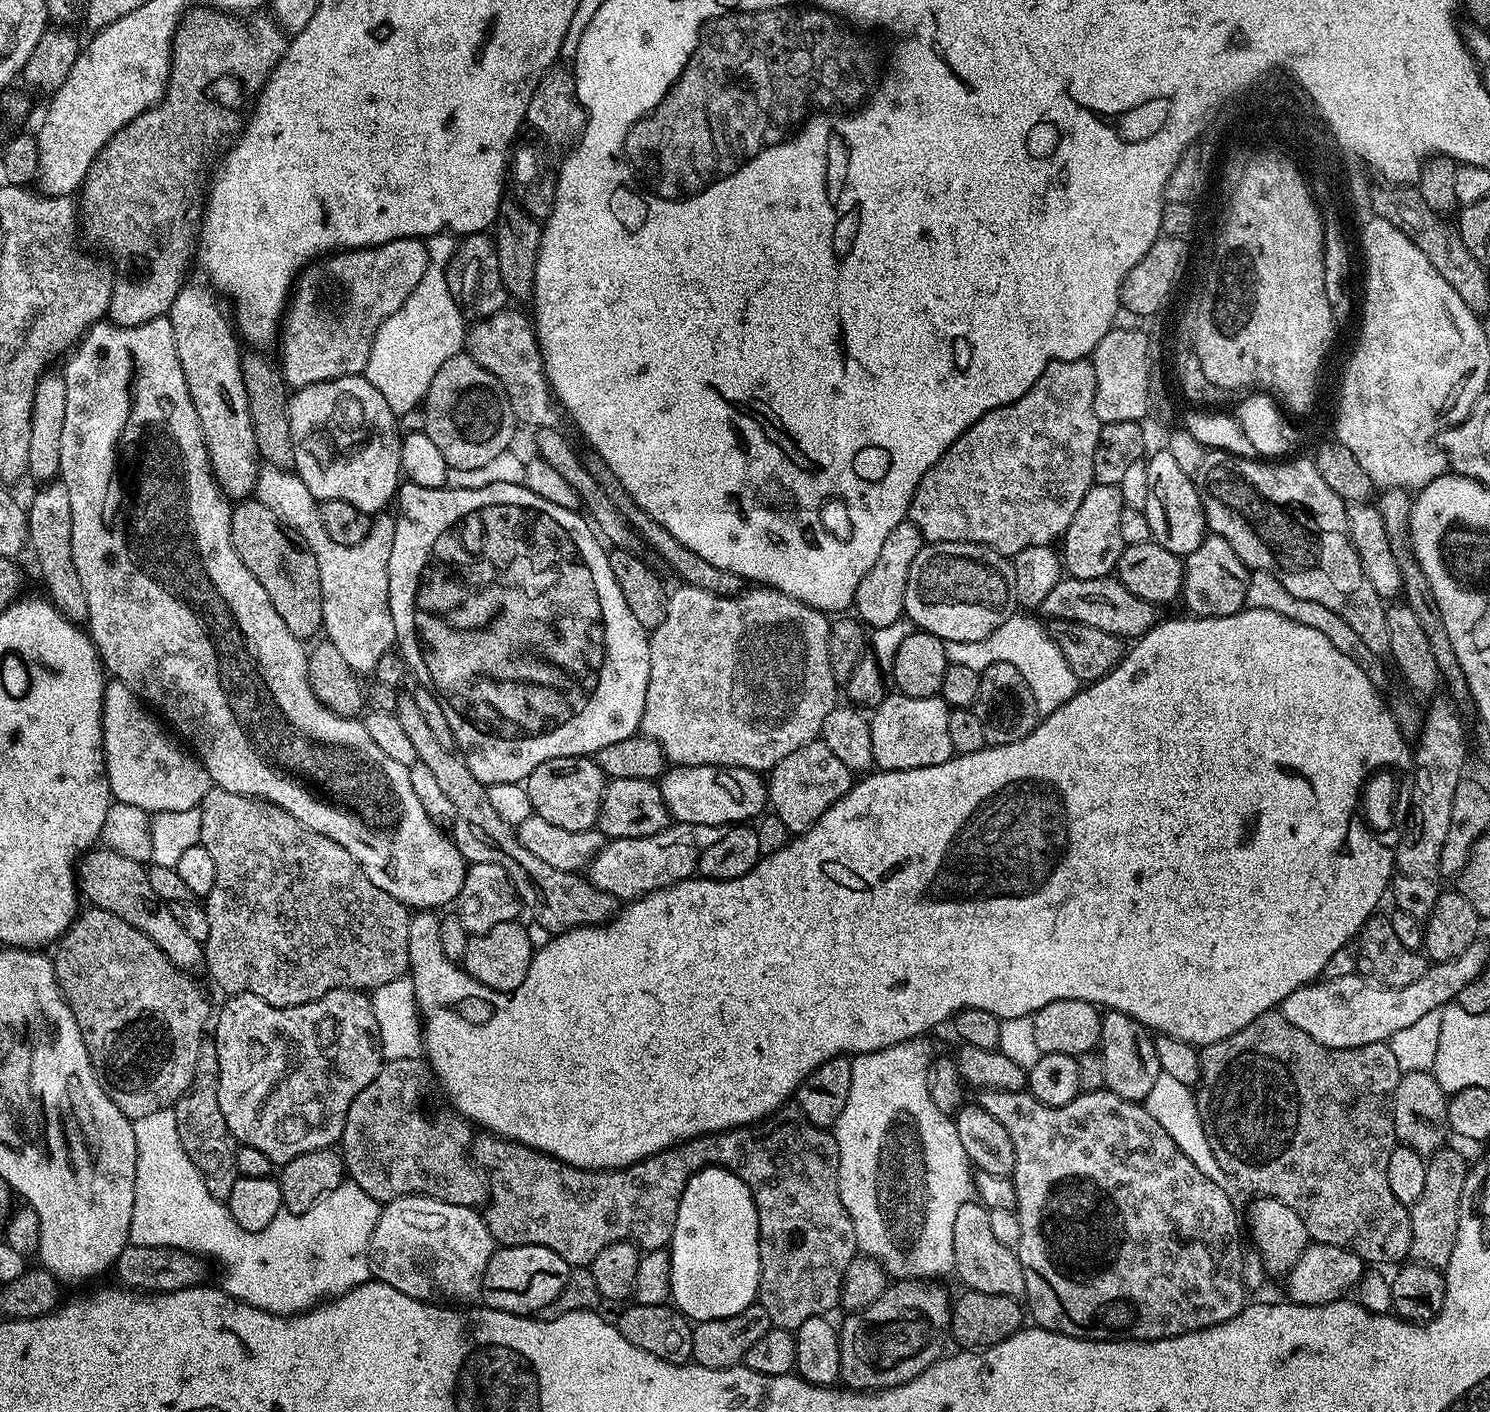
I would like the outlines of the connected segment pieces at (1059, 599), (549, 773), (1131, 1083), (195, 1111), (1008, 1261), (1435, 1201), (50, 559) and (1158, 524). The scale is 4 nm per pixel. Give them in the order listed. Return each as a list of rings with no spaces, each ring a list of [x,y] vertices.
[[[1112,574],[1102,578],[1062,578],[1054,586],[1054,590],[1050,590],[1046,598],[1042,598],[1038,612],[1048,622],[1086,622],[1086,626],[1094,626],[1094,630],[1106,630],[1106,634],[1121,638],[1145,636],[1158,623],[1157,605],[1138,598],[1138,594],[1130,594],[1130,590],[1126,590],[1126,586],[1122,586],[1122,582]]]
[[[563,756],[539,764],[529,774],[526,787],[533,813],[546,818],[550,826],[562,826],[562,830],[590,830],[597,827],[605,783],[604,771],[592,756]]]
[[[1108,1010],[1102,1017],[1098,1053],[1105,1070],[1104,1088],[1118,1094],[1118,1098],[1142,1102],[1161,1072],[1153,1035],[1143,1024],[1121,1012]]]
[[[192,1095],[181,1096],[174,1105],[178,1122],[178,1138],[182,1138],[182,1146],[186,1150],[186,1154],[190,1154],[194,1166],[198,1166],[210,1194],[214,1194],[214,1198],[227,1201],[238,1175],[236,1171],[238,1141],[230,1134],[230,1130],[225,1128],[222,1110],[218,1110],[215,1095]]]
[[[975,1199],[966,1201],[954,1218],[954,1276],[964,1283],[965,1289],[973,1292],[1020,1298],[1026,1290],[1024,1273],[1015,1251],[1002,1246],[992,1233],[988,1209]]]
[[[1448,1146],[1440,1147],[1427,1157],[1426,1183],[1422,1195],[1418,1197],[1418,1202],[1410,1205],[1410,1250],[1408,1255],[1415,1263],[1425,1264],[1431,1268],[1441,1270],[1448,1267],[1450,1250],[1454,1250],[1454,1238],[1458,1234],[1458,1214],[1462,1202],[1462,1190],[1470,1167],[1469,1161],[1464,1161],[1462,1153],[1451,1152],[1448,1148]]]
[[[58,480],[43,485],[27,507],[28,513],[28,546],[32,548],[40,574],[48,588],[47,597],[68,620],[82,622],[87,619],[86,598],[82,591],[82,582],[74,567],[71,549],[71,517],[70,494],[68,488]]]
[[[1160,450],[1160,452],[1154,453],[1152,457],[1150,456],[1146,460],[1146,483],[1150,486],[1150,490],[1146,493],[1146,506],[1142,510],[1146,522],[1150,526],[1150,534],[1156,544],[1170,550],[1170,554],[1181,558],[1189,556],[1191,552],[1198,550],[1198,546],[1206,535],[1204,511],[1202,510],[1200,495],[1196,489],[1196,481],[1178,467],[1178,462],[1167,450]]]

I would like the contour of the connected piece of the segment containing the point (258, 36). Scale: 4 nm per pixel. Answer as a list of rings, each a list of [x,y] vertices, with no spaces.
[[[197,6],[191,9],[181,19],[176,29],[176,35],[172,37],[172,68],[168,72],[168,86],[164,89],[163,100],[155,108],[147,108],[129,124],[122,126],[122,130],[118,130],[118,134],[114,134],[114,138],[110,138],[110,142],[106,142],[106,146],[102,146],[102,150],[96,155],[90,170],[84,176],[84,183],[78,192],[78,216],[82,221],[83,231],[85,228],[88,231],[89,238],[97,240],[105,248],[103,251],[110,257],[116,274],[116,285],[110,294],[110,304],[106,313],[107,319],[111,323],[121,324],[125,328],[165,315],[169,306],[174,302],[181,284],[185,281],[184,271],[187,270],[188,263],[193,263],[200,235],[202,185],[205,183],[206,173],[209,171],[208,164],[204,160],[210,159],[212,155],[215,157],[217,155],[216,148],[221,147],[220,149],[223,149],[225,147],[224,140],[229,139],[228,141],[231,141],[240,135],[240,129],[246,123],[246,113],[249,111],[254,97],[268,81],[268,76],[276,69],[278,62],[284,57],[284,51],[288,49],[289,37],[284,29],[276,23],[271,15],[260,15],[264,14],[252,14],[244,19],[239,15],[229,14],[223,10],[213,10],[208,6],[205,6],[205,8]]]

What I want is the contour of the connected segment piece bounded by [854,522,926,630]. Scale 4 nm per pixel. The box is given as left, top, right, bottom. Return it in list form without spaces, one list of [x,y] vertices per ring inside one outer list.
[[[911,522],[894,526],[886,537],[886,542],[879,552],[874,566],[866,570],[866,578],[858,582],[858,590],[854,601],[854,612],[869,629],[875,630],[882,626],[890,626],[904,616],[906,602],[906,578],[910,578],[910,565],[918,558],[918,550],[925,546],[925,538]]]

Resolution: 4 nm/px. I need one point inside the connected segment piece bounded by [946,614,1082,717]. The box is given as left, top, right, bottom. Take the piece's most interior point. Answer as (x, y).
(1021, 640)

